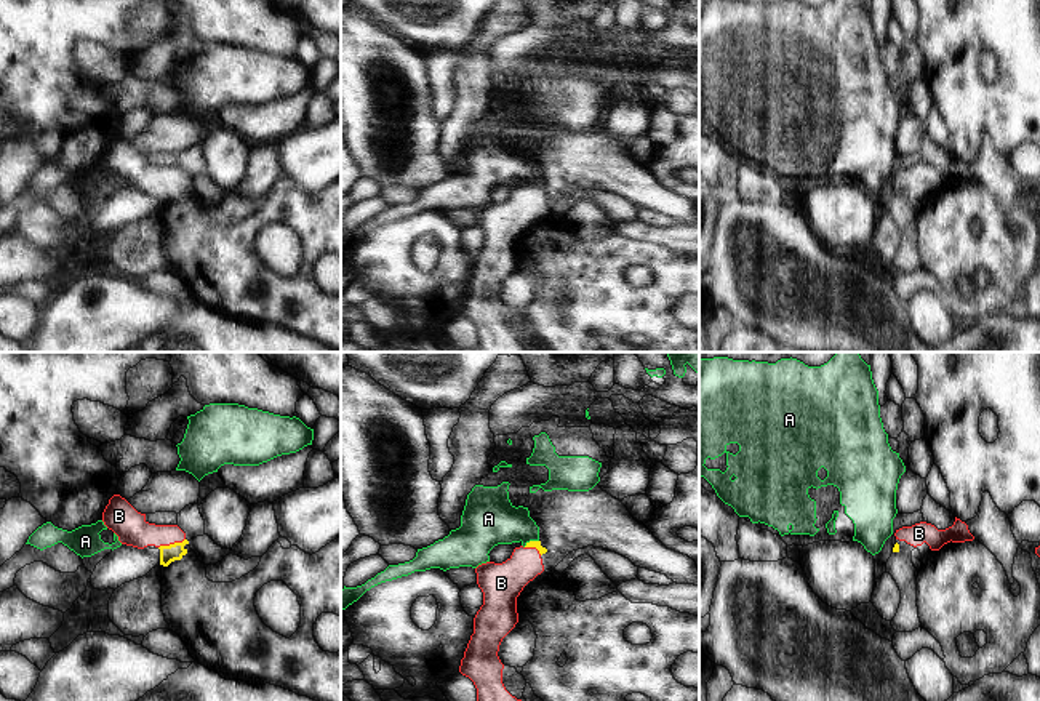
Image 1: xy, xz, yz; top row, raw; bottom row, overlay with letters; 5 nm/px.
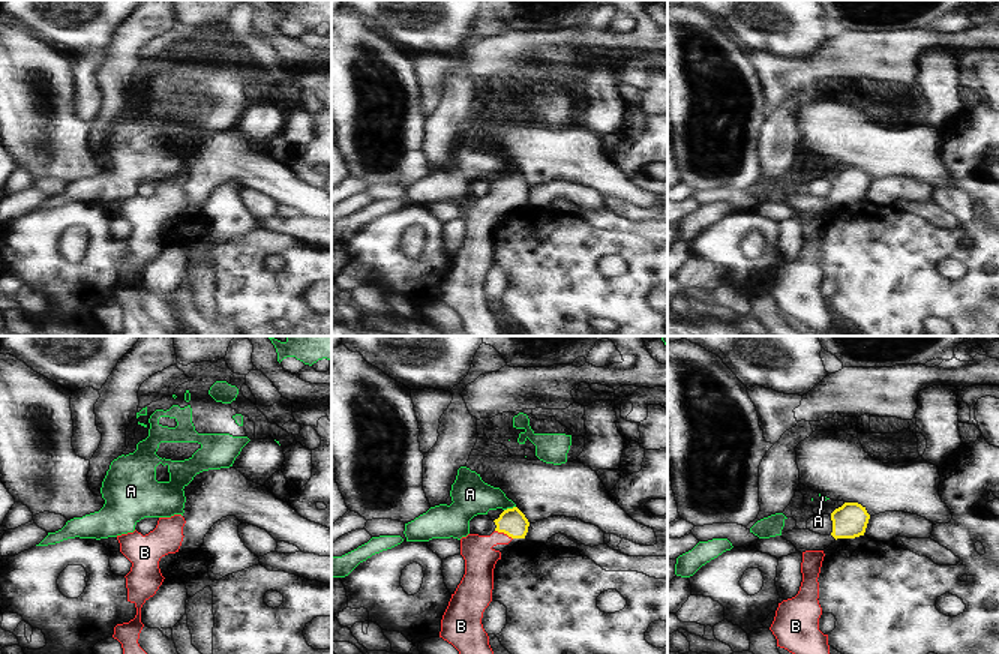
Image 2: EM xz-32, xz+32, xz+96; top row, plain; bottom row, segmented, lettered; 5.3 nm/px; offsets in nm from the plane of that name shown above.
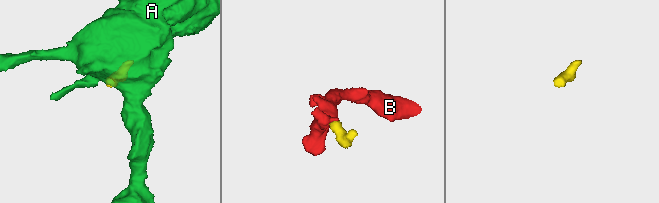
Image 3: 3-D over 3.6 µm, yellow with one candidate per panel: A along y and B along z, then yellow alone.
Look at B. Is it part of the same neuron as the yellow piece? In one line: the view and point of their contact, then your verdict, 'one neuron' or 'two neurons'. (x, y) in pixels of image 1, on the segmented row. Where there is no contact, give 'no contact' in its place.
meets yellow in xy at (172, 544); one neuron

